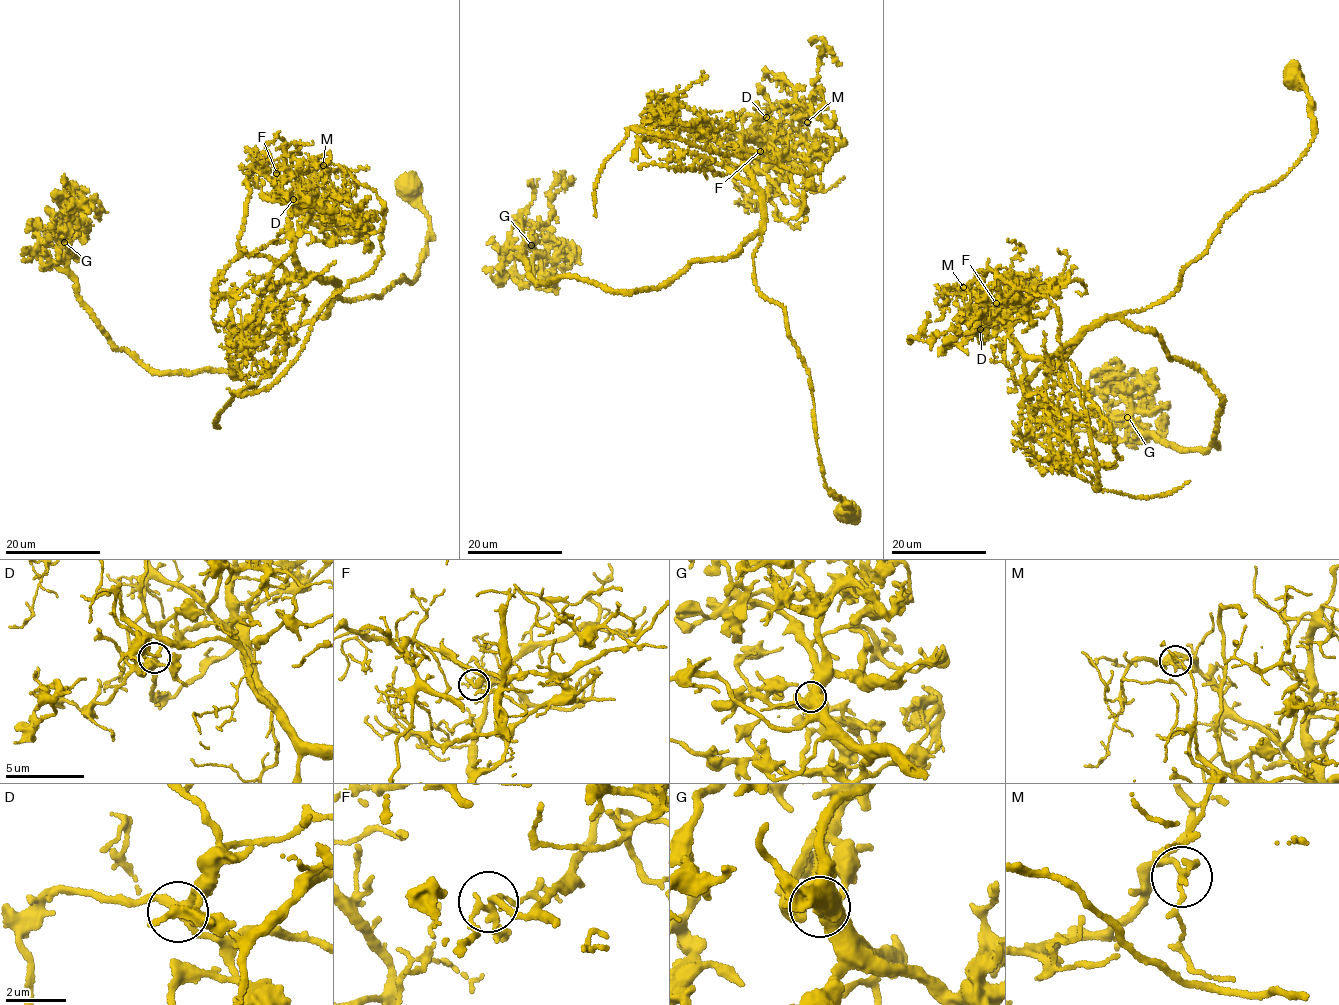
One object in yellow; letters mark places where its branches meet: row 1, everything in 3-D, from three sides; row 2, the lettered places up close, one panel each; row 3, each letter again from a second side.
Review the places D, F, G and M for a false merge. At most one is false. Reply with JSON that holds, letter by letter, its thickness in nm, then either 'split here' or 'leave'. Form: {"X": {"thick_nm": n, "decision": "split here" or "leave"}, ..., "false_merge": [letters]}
{"D": {"thick_nm": 240, "decision": "leave"}, "F": {"thick_nm": 200, "decision": "leave"}, "G": {"thick_nm": 440, "decision": "leave"}, "M": {"thick_nm": 130, "decision": "split here"}, "false_merge": ["M"]}

